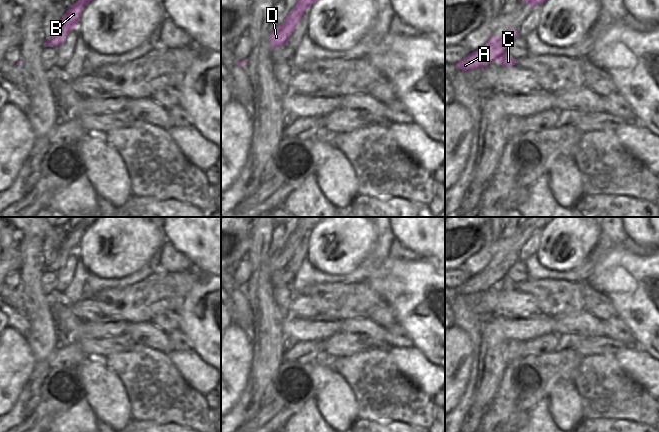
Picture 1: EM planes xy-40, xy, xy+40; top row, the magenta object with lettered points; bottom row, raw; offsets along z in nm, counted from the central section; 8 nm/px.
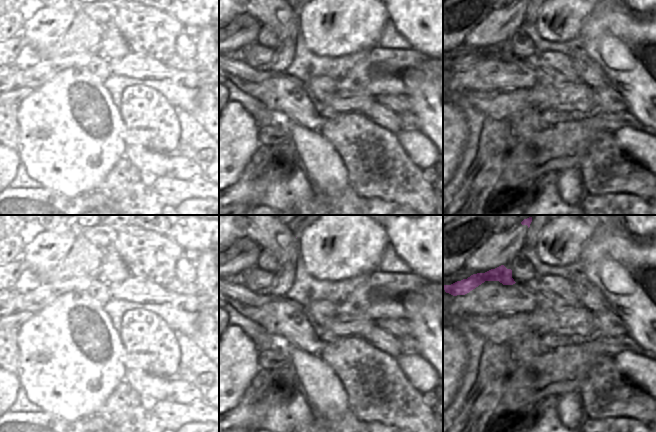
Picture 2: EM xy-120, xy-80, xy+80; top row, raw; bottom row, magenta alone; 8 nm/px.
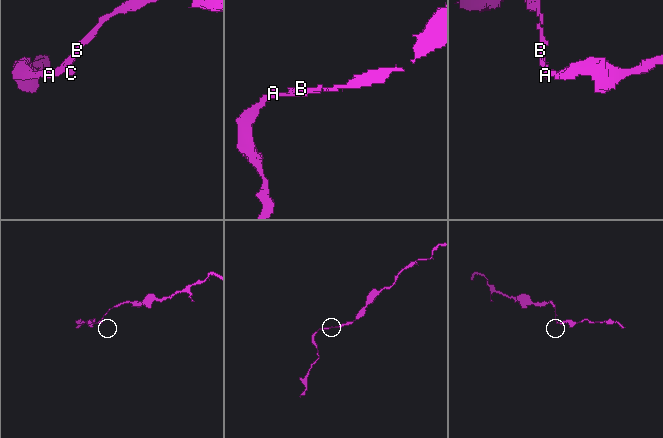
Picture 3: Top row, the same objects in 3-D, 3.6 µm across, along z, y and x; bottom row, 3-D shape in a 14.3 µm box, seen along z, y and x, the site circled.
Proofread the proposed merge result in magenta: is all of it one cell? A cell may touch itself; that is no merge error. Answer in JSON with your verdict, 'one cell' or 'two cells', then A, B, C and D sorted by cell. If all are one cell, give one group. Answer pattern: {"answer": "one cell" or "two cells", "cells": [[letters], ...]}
{"answer": "one cell", "cells": [["A", "B", "C", "D"]]}

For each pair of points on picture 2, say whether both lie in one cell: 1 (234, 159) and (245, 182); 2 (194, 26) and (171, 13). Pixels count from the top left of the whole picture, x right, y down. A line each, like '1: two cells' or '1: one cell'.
1: two cells
2: one cell

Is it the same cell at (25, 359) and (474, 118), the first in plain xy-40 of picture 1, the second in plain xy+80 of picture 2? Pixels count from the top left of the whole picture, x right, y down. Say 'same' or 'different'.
different

